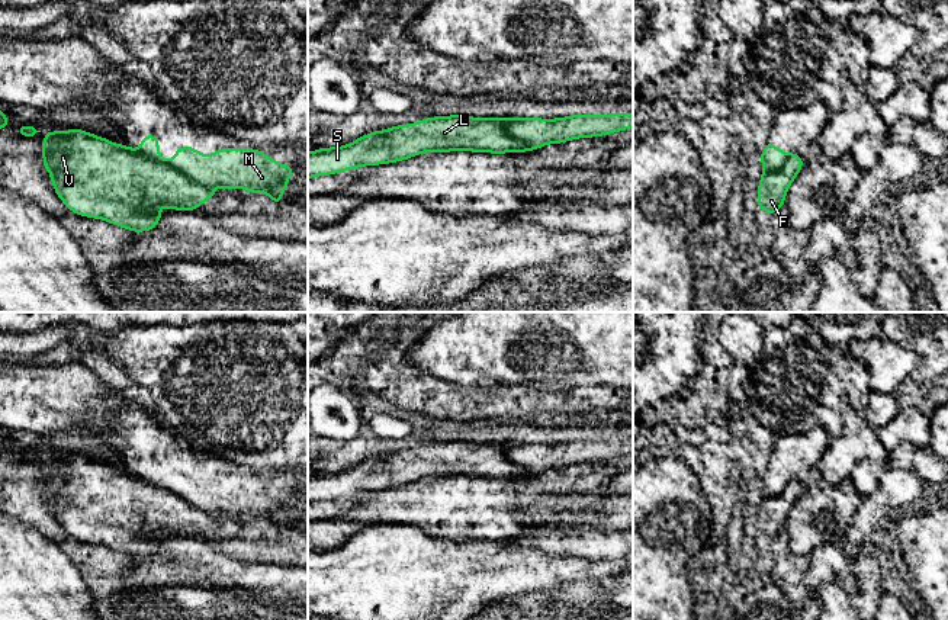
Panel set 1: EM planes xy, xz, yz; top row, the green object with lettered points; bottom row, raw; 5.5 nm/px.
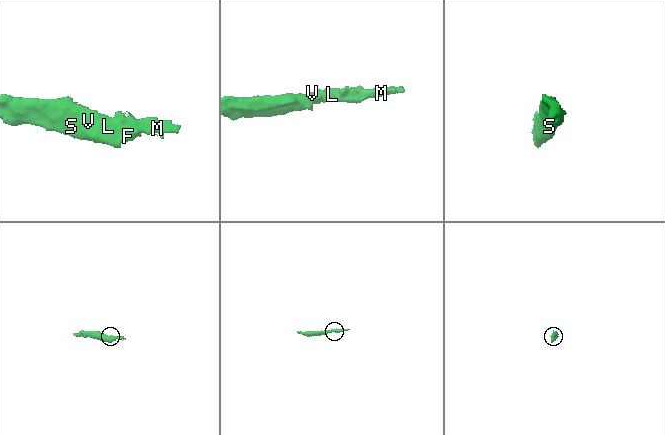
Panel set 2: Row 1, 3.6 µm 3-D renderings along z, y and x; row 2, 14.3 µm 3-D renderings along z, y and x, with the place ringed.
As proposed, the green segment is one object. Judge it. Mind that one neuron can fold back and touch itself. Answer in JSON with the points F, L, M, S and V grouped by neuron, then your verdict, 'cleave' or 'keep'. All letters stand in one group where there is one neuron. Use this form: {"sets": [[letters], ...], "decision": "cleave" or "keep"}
{"sets": [["F", "L", "S", "V"], ["M"]], "decision": "cleave"}

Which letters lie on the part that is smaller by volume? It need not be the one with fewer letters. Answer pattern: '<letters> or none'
M

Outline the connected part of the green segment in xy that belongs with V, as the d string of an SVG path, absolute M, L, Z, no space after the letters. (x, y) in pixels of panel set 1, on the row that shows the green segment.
M68 129L61 132L44 131L44 134L46 136L45 141L41 142L44 168L52 174L51 183L57 196L71 212L80 216L103 219L125 229L142 232L157 228L157 222L163 219L160 212L161 206L174 211L193 212L205 200L215 197L213 189L202 186L176 167L154 160L128 145L107 141L106 138L93 135L83 129Z

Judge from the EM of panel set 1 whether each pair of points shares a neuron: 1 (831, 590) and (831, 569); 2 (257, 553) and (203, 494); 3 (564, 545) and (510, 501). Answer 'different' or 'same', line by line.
1: different
2: different
3: different

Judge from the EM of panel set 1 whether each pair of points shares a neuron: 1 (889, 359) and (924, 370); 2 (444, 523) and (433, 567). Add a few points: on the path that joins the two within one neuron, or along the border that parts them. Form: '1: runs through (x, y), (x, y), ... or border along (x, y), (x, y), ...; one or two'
1: border along (892, 341), (916, 356), (910, 376); two
2: border along (410, 524), (433, 536), (475, 539); two

